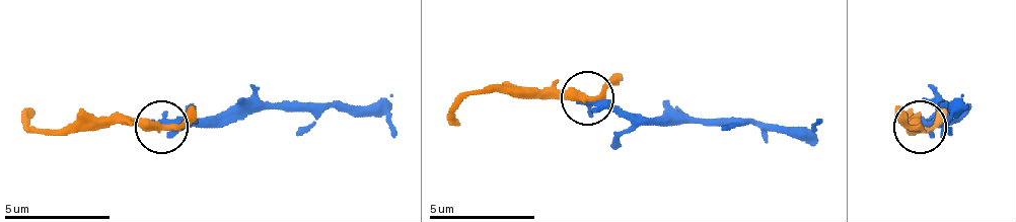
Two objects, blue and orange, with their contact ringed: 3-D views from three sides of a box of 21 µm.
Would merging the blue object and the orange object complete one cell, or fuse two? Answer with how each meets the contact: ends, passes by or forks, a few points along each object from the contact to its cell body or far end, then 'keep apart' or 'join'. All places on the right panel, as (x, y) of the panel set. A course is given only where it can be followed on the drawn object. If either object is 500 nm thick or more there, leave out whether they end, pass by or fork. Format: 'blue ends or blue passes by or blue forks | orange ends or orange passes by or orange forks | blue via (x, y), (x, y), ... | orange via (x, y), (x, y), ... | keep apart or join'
blue ends | orange passes by | blue via (924, 128), (945, 107), (950, 113), (940, 139) | orange via (919, 128), (913, 128), (934, 123), (945, 107) | join

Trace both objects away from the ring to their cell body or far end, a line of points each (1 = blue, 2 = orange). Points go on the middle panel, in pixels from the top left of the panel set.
1: (585, 101), (692, 123), (776, 123), (807, 128), (818, 118)
2: (585, 96), (475, 91), (453, 113), (458, 123)

